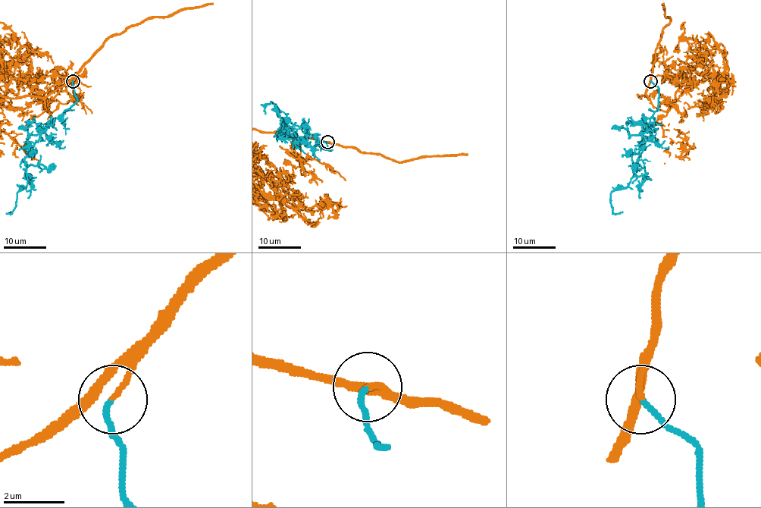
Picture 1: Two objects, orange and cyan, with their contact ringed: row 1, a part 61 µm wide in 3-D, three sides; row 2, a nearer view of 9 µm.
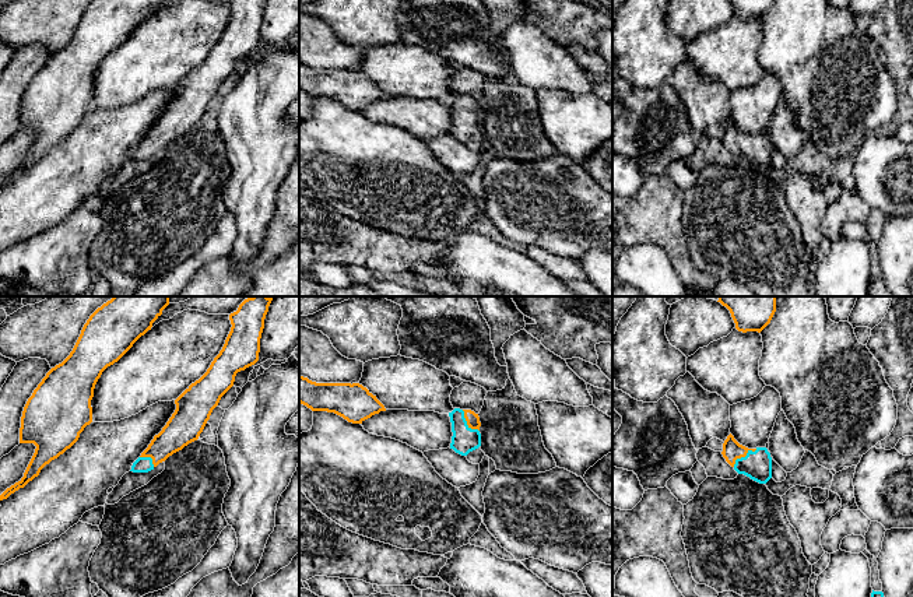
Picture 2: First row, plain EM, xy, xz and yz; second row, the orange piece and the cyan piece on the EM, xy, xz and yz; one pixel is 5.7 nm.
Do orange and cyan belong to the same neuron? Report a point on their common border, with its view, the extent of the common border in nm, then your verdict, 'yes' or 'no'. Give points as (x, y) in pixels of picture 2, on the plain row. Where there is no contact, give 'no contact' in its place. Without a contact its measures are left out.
contact yz (743, 143); length 170 nm; yes

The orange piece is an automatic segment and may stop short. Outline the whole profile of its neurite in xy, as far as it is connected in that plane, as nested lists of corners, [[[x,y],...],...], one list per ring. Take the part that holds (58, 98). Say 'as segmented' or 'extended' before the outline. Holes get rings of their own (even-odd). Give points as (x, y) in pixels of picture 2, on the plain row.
as segmented; [[[92,0],[70,42],[52,55],[28,85],[20,130],[34,130],[35,140],[24,164],[0,187],[24,175],[52,147],[70,136],[92,109],[91,87],[102,59],[117,49],[151,17],[162,0]]]

